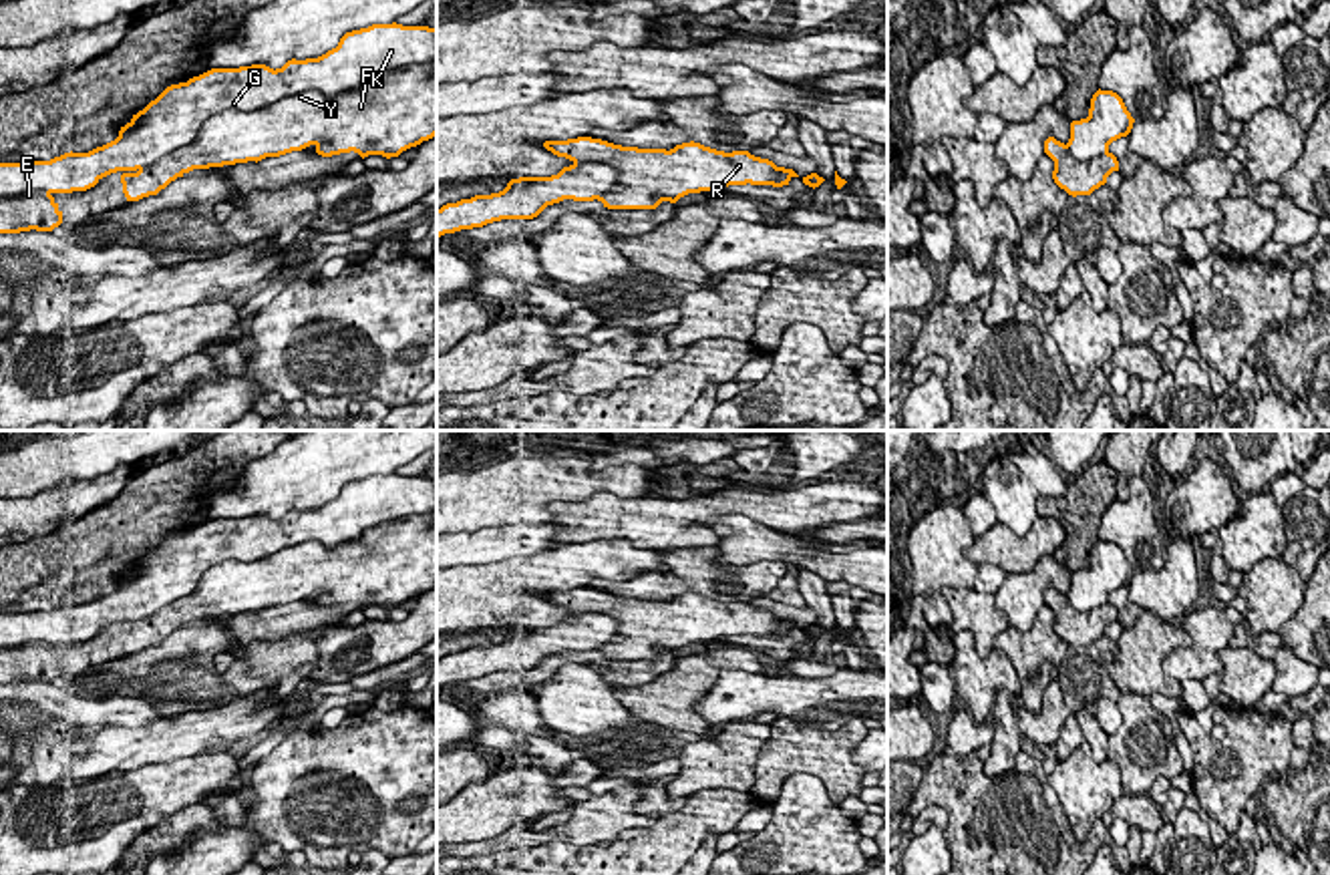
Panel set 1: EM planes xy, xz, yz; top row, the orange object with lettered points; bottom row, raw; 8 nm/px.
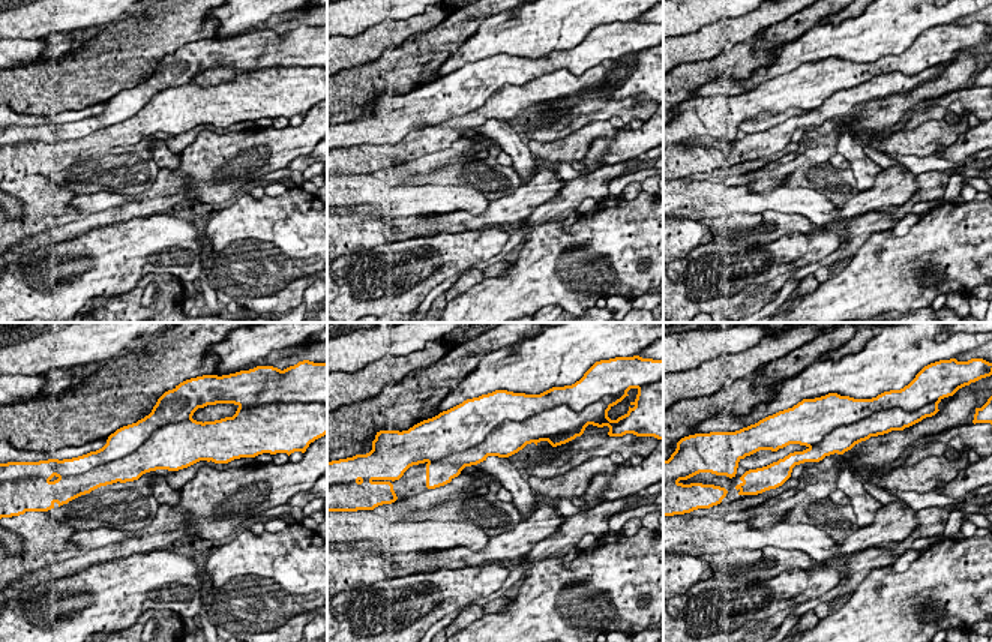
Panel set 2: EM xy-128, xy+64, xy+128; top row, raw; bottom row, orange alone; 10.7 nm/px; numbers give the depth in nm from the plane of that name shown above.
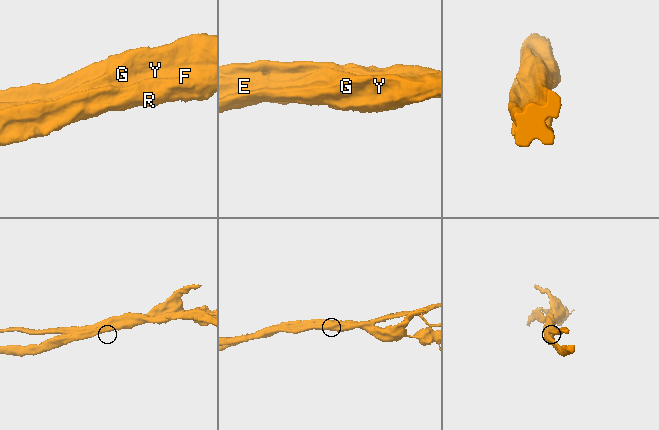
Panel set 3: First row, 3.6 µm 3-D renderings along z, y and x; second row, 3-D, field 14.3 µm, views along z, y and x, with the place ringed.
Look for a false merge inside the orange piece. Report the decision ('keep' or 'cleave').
cleave

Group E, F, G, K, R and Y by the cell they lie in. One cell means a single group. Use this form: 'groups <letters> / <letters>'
groups E F R Y / G K

